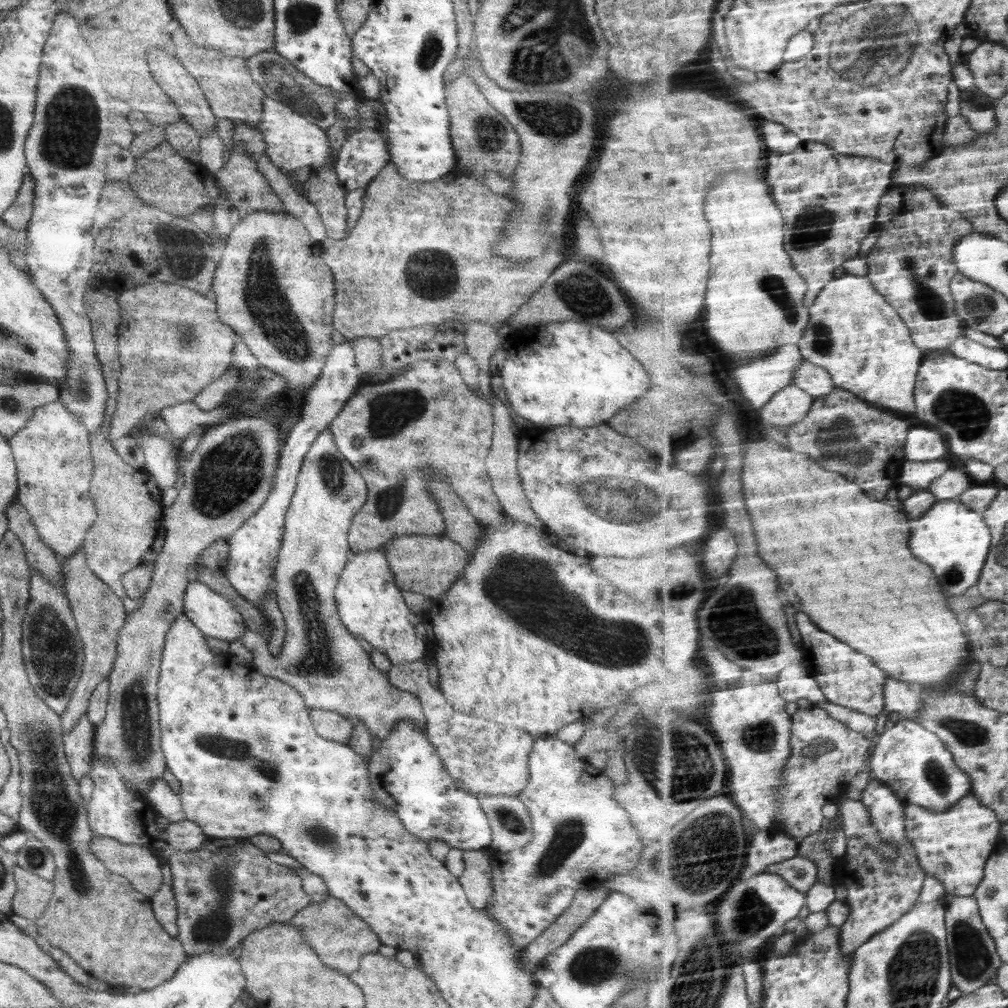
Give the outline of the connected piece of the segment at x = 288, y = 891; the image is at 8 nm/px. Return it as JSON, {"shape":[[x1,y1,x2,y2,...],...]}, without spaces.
{"shape":[[207,837,198,851,176,854,167,861,177,904,177,939,188,955,204,952,227,955,230,951,240,953,242,941,251,932,271,922,287,922,312,902,311,895,304,892,302,876,298,871,272,862,246,837]]}

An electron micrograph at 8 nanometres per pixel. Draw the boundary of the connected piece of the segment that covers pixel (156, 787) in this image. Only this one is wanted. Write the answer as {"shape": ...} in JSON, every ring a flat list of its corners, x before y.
{"shape":[[158,778,158,780,152,782,152,788,144,796,144,799,156,813,166,817,170,824,185,819,179,794,174,794,163,778]]}

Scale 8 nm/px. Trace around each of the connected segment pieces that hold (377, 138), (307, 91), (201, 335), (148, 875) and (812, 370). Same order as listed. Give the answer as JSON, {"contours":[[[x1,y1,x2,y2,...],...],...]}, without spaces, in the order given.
{"contours":[[[378,127,350,129,346,144,339,148,336,156,335,173,346,193,356,188,366,188,380,171,390,162,387,142,381,137]],[[264,51,246,59,246,64,252,78,265,91,265,96,273,98,294,112,303,114,306,120,327,131,336,121,335,104,339,101,337,94,321,84,316,84,308,75,300,72,287,58,280,56,276,51]],[[162,281,132,286,116,294,120,324,118,350,121,360,118,376,116,410,108,430,110,441,128,437,137,425,155,411,193,398,212,382,220,379,233,364,231,357,234,345,239,341,237,334,224,324,217,314,217,304,208,300,204,293,188,287]],[[94,836,91,850,110,872,127,878,134,890,144,896,152,899,160,890,163,883,160,861,148,849]],[[810,362,802,363,796,374,796,384,817,398,825,397,838,387,828,370]]]}

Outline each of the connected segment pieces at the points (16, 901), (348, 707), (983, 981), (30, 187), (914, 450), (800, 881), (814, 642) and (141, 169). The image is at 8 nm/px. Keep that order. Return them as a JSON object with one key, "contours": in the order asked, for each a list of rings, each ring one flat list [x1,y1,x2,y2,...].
{"contours":[[[17,864,14,865,13,877,17,888,12,901,13,914,31,921,40,918,52,898,54,885]],[[330,428,323,430,315,438,315,441,311,444,309,451,305,454,303,458,301,469,299,470,297,476,297,485,295,486,294,494,292,495,292,500,288,510,286,511,285,529,283,534,282,546,277,558,277,564,275,565,275,574,273,575,274,589,267,590,265,593,265,600,261,602,259,609,263,612,266,617,267,623,271,628,269,632,269,637,266,638,267,645,270,654,252,654,253,662,252,668,256,669,260,674,265,674,272,678,277,678,282,682,285,682,288,686,294,688,298,691,298,694,302,695,305,700,305,705,309,708,316,707,322,710,332,711,340,716,344,716,346,719,351,719,352,721,357,720,364,724,364,728,370,732,370,736,378,737,381,742,386,740,386,737,390,736,396,730,398,722,406,722,406,719,410,719,410,722,414,722,420,732,424,736,425,734,424,724,426,723,425,716,423,714,423,708,421,707,421,700,418,700,416,695,412,695,409,692,400,690,396,686,392,686,388,680,386,672,378,670,374,663,370,660,369,649,363,644,363,641,357,639,354,635,350,634,350,631,344,626,344,623,339,619,339,614,337,611,337,604,335,599,335,590,338,584,338,579,340,578,343,568,350,559,351,550,349,542,347,541,348,531,354,519,354,516,358,511,364,506,367,499,367,486,365,485,365,480,360,476,360,473,342,456,339,452,338,447,335,445]],[[950,896,947,907,947,929,952,974,955,985,966,994,976,994,977,990,996,982,998,971,1006,964,999,953,996,939,980,914,979,900,974,896]],[[26,174,17,199,4,211,3,220,14,230,22,230,29,224,33,211,35,181]],[[921,423,910,428,904,446,907,460,936,460,944,458,948,451,950,452,949,442,937,429]],[[801,854,784,863,773,864,769,868,774,874,781,874,790,884,798,890,806,893,820,882,820,870,818,863]],[[804,612,798,614,798,626,804,636,805,666,809,673,818,679,828,700,876,717,888,709,885,682,888,681,889,675,868,654,862,654,846,642,838,640,836,636,826,634]],[[170,138,162,141,156,148,135,159,134,174,129,176,128,184,138,195,138,202,152,205,170,214,182,217,198,210,214,206,219,198,219,182,213,173,199,163,182,158,175,150]]]}

